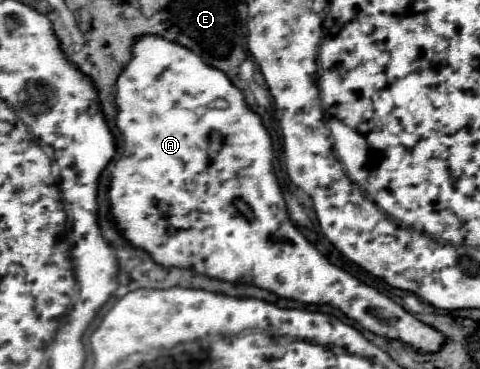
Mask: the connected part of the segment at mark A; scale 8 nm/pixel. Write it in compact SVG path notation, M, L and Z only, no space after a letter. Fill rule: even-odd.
M144 36L144 38L136 40L132 60L124 68L124 72L120 74L120 78L116 82L116 88L118 88L118 92L116 92L116 106L118 106L116 124L118 124L120 132L122 132L124 148L122 148L120 160L114 164L112 186L108 190L108 198L110 198L110 206L112 206L114 224L124 232L124 236L130 240L132 246L144 248L162 266L178 266L178 268L190 268L192 266L198 274L228 280L228 282L248 282L248 284L254 284L258 288L266 288L266 290L270 290L270 292L274 292L274 294L278 294L282 298L292 298L292 300L298 300L298 302L304 302L304 304L330 304L334 308L340 308L348 318L362 324L366 330L370 330L374 334L380 334L380 336L386 336L386 338L398 338L398 340L410 344L412 348L416 348L420 352L440 350L440 346L444 344L444 338L440 338L440 332L436 332L430 326L416 320L410 312L406 312L402 306L398 306L388 296L380 294L378 290L374 290L374 288L362 284L362 282L358 282L348 272L332 266L304 238L304 234L290 222L288 212L286 212L286 204L284 204L284 196L282 196L278 180L274 176L272 140L270 140L266 128L262 126L260 116L254 114L246 106L244 94L226 78L226 74L222 74L220 70L216 70L212 66L206 66L200 56L192 54L190 50L184 50L184 46L176 46L176 42L168 42L166 38L160 38L160 36ZM218 120L226 120L226 124L222 124L218 128Z

